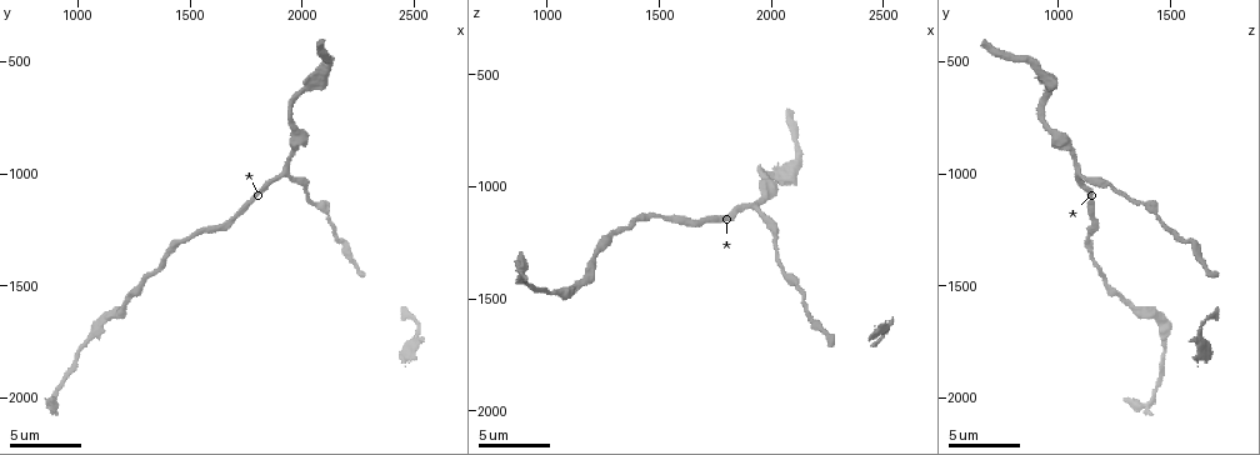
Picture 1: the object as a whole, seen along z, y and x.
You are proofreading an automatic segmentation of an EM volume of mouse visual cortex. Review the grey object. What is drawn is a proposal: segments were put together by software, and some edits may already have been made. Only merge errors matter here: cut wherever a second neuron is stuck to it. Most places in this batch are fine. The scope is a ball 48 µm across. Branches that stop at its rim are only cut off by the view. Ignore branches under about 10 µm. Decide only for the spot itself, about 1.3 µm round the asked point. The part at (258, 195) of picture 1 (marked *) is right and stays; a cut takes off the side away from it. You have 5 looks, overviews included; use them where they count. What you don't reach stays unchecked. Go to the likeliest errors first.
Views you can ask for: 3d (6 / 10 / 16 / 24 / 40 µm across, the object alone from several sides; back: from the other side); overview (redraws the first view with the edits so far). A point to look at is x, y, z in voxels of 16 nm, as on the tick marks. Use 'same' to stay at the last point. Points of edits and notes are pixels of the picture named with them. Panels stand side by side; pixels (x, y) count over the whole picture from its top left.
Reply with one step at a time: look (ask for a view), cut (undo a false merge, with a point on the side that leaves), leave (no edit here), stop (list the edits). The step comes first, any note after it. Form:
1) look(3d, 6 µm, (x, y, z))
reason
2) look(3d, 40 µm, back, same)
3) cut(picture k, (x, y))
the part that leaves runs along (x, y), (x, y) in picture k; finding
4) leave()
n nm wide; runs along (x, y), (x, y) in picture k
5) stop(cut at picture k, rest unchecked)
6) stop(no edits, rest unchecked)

look(3d, 6 µm, (1940, 1000, 1090))
a fork

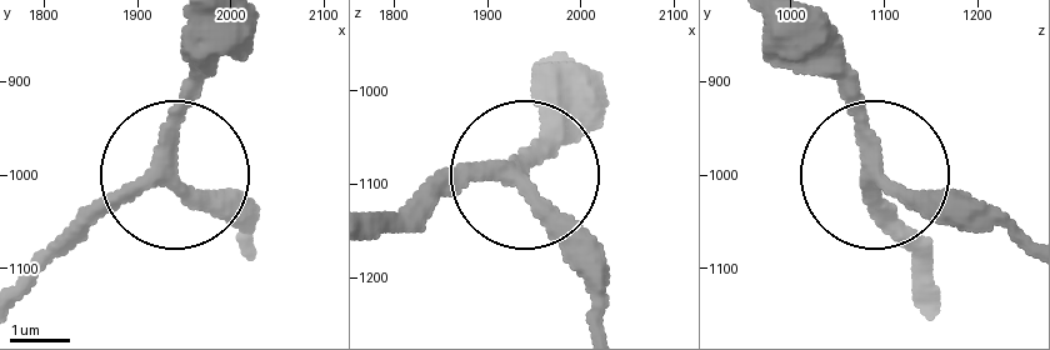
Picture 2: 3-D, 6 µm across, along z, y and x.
look(3d, 6 µm, back, (1940, 1000, 1095))

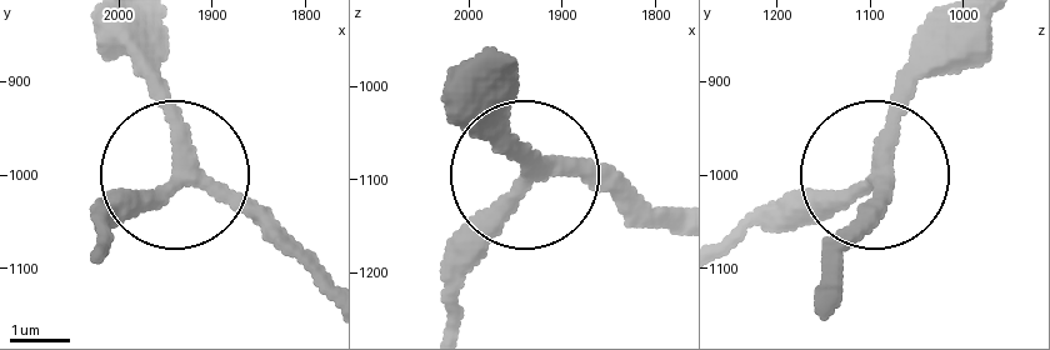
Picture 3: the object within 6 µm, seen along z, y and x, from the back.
leave()
runs along (649, 218), (564, 178), (519, 178), (504, 103) in picture 3; continuous, no second neuron

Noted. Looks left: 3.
look(3d, 10 µm, (1040, 1750, 1470))
sudden change in width

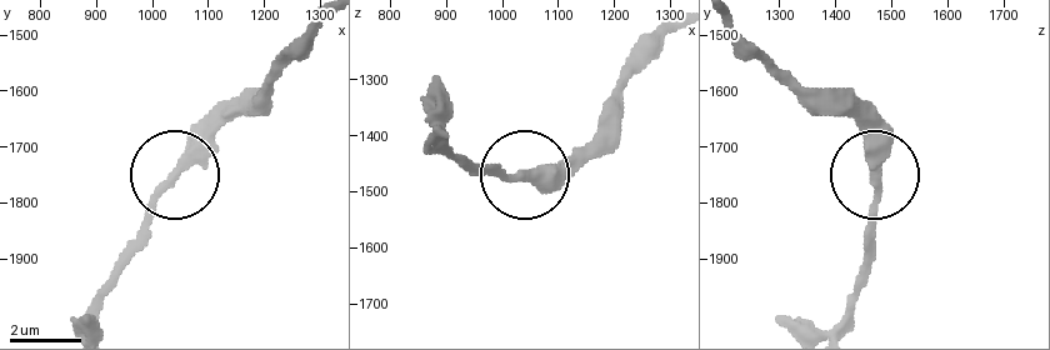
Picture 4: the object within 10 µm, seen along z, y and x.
look(3d, 10 µm, back, (1040, 1750, 1470))
from behind

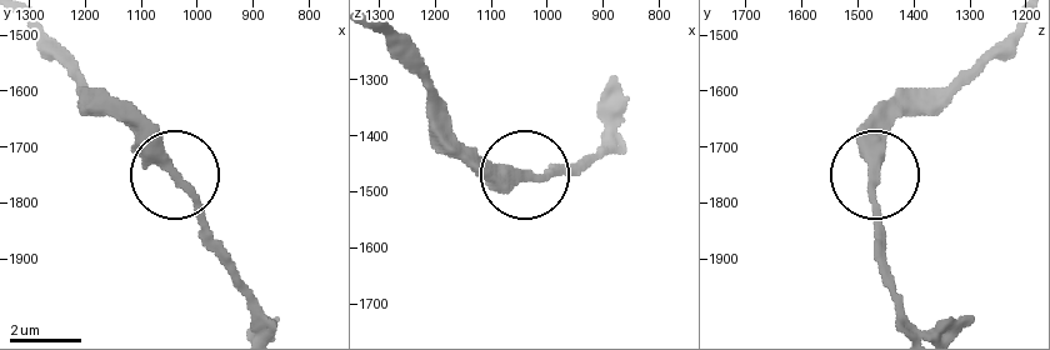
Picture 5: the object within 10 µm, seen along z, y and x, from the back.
leave()
340 nm wide; continuous, no second neuron

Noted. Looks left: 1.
look(3d, 10 µm, (1980, 630, 960))
sudden change in width

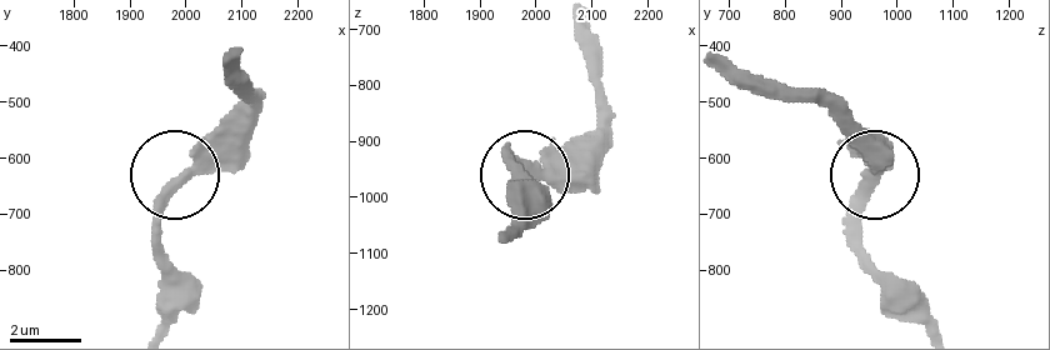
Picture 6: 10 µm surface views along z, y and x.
leave()
370 nm wide; one neuron here

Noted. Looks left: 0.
stop(no edits, rest unchecked)

